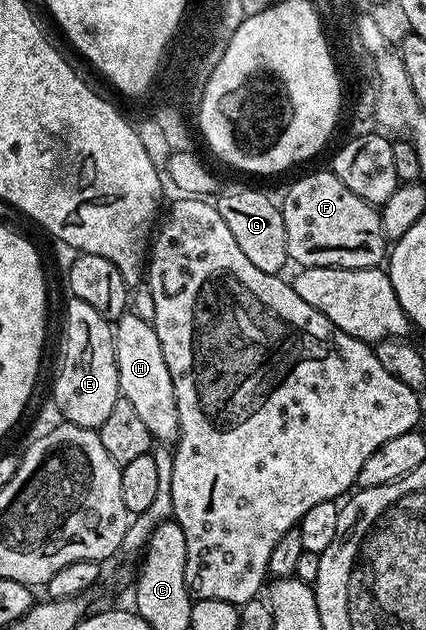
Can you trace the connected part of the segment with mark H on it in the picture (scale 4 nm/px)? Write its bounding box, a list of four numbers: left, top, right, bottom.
[112,312,180,444]

